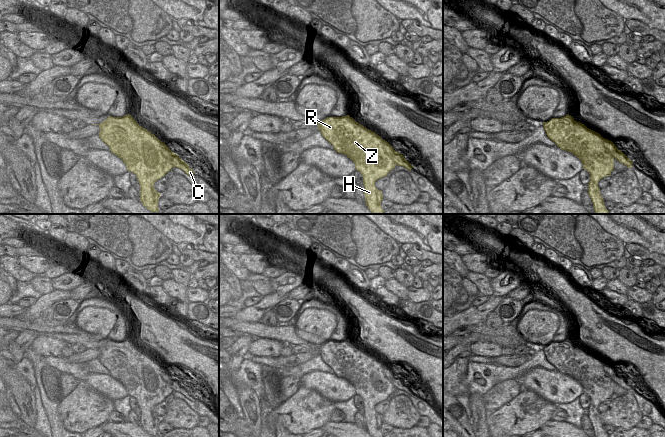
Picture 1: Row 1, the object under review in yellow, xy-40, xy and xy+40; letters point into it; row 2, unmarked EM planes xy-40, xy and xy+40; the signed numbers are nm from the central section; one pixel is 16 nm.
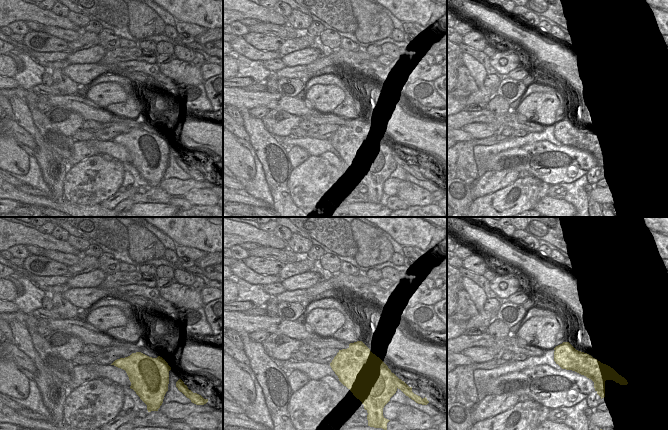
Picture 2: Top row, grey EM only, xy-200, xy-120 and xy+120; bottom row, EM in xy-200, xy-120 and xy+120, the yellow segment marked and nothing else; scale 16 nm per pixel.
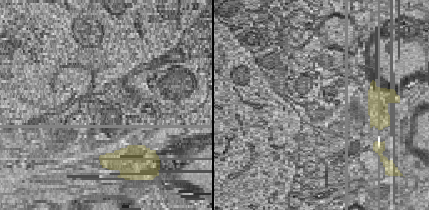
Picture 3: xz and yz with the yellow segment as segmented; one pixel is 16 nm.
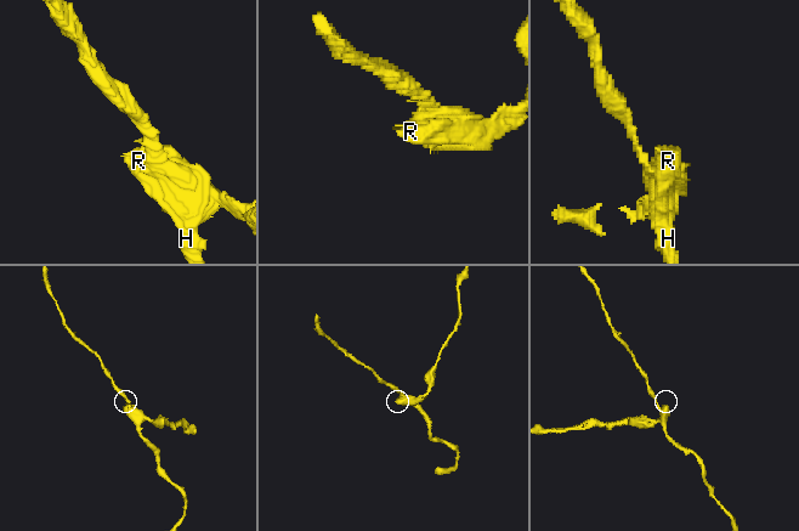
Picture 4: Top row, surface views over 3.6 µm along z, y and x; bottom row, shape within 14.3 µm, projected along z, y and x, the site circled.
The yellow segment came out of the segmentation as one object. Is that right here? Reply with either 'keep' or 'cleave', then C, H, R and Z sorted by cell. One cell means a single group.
cleave | C / H R Z

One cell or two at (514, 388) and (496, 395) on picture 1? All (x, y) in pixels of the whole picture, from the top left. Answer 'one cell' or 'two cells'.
one cell

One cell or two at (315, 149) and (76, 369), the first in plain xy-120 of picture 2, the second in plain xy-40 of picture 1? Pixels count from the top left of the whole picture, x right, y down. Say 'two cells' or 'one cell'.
one cell

